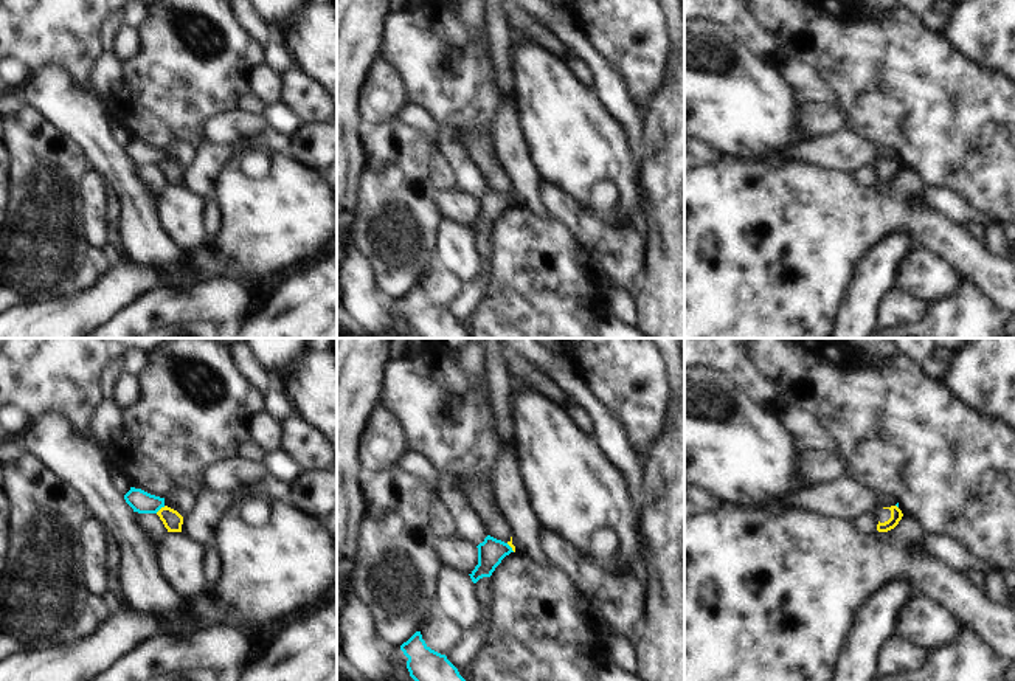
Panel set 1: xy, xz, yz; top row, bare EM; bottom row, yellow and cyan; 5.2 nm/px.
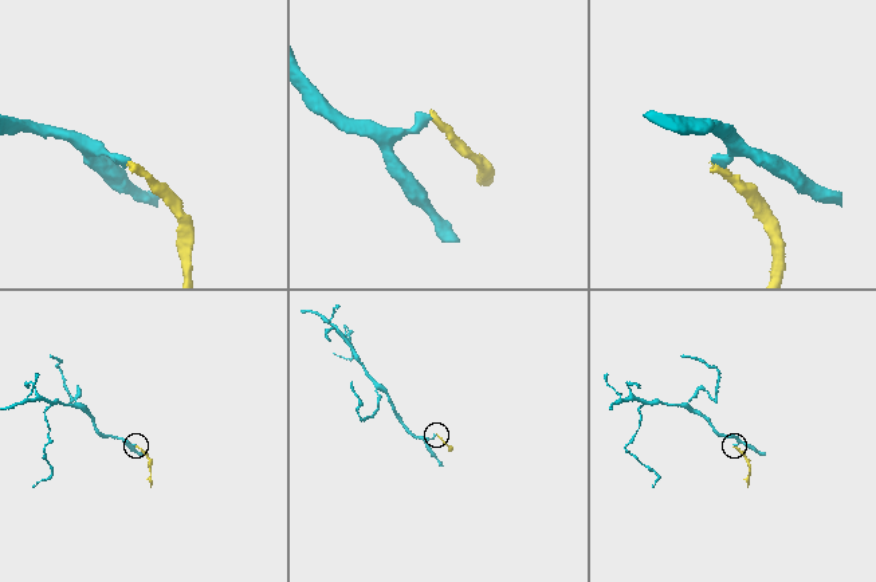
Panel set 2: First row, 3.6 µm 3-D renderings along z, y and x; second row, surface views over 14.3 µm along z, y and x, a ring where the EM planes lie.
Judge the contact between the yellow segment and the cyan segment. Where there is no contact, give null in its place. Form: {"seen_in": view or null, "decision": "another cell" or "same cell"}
{"seen_in": "xy", "decision": "another cell"}

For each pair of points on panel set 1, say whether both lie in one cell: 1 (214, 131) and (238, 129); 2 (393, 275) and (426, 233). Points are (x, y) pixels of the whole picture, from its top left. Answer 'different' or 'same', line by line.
1: same
2: same

